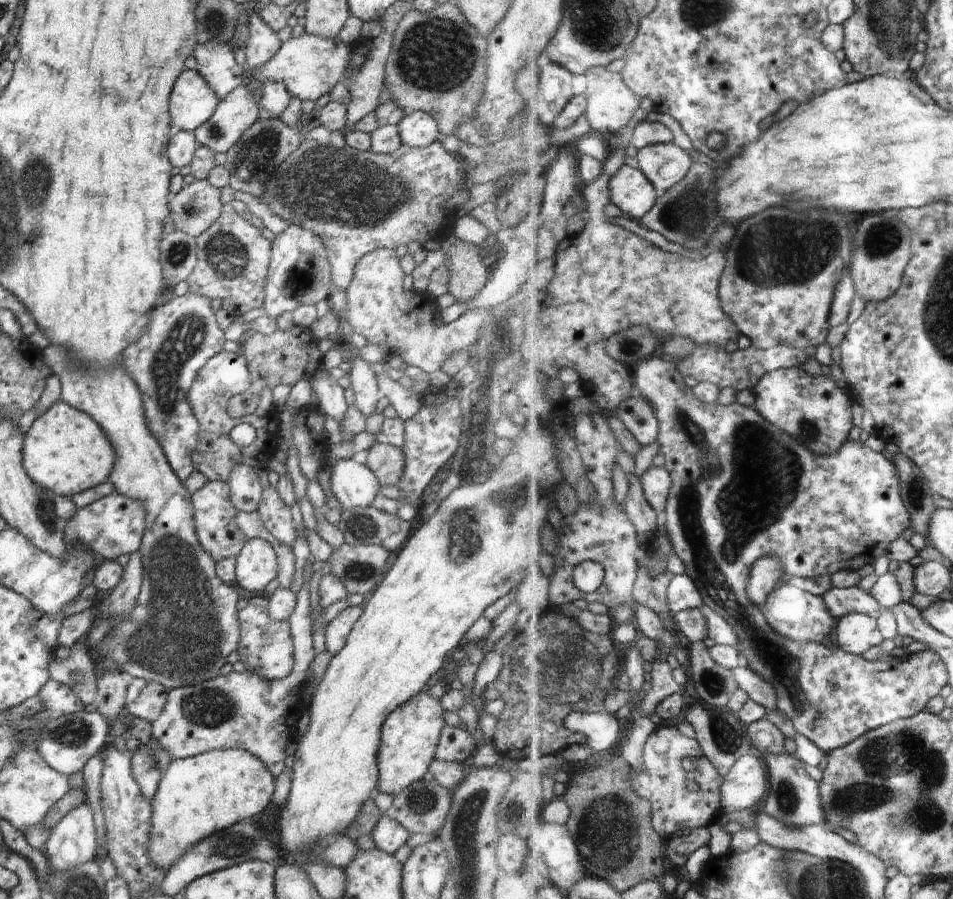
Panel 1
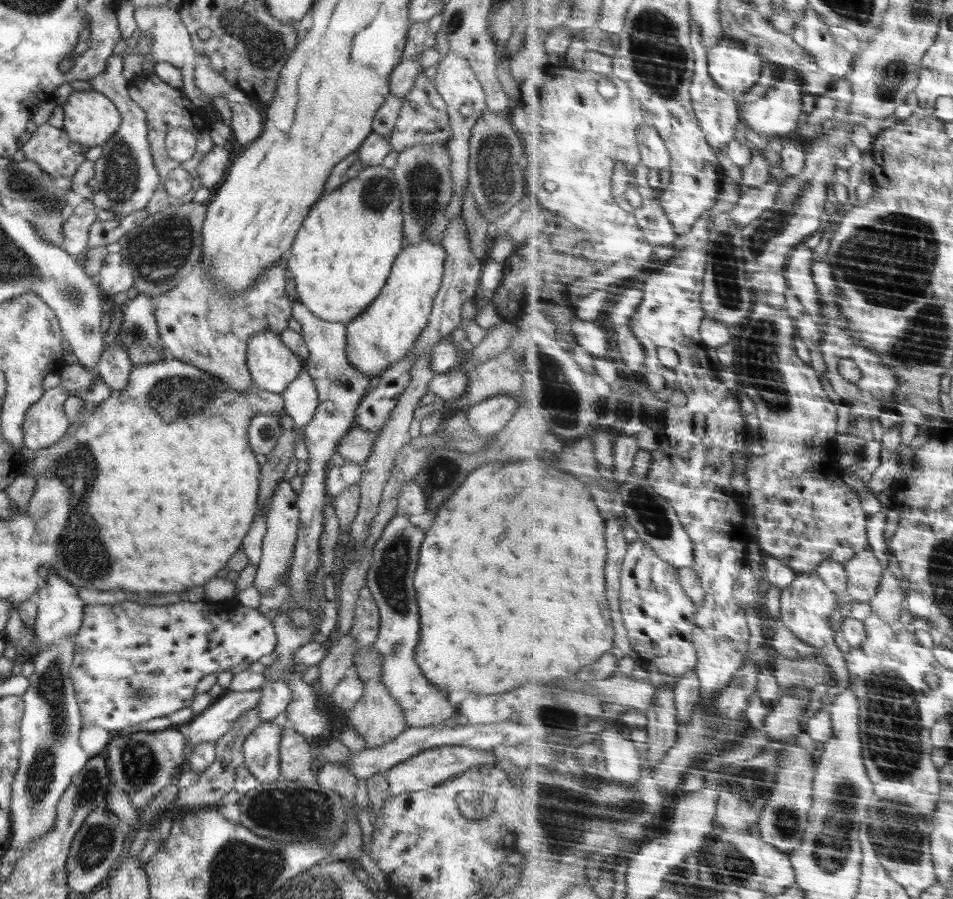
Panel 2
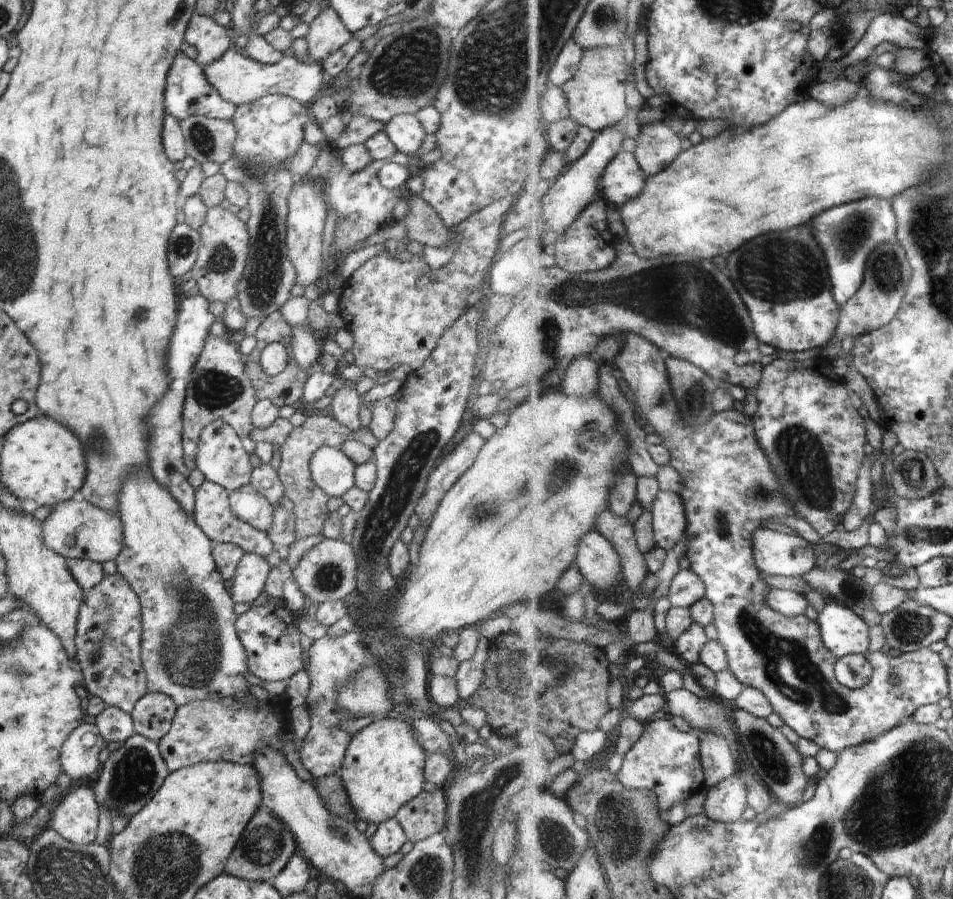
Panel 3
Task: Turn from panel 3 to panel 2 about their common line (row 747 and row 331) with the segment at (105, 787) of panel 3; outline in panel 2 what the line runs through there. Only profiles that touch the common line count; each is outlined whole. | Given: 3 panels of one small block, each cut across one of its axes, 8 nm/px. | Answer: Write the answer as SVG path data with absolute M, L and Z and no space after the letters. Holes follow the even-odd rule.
M143 293L120 306L122 323L117 336L126 345L132 366L162 361L166 356L165 350L162 350L154 306L155 300Z

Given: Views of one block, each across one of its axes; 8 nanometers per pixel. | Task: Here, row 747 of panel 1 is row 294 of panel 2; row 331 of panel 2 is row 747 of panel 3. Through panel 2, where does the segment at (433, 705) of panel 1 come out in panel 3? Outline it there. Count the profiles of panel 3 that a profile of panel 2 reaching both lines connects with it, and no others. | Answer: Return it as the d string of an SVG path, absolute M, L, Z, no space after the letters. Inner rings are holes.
M388 716L376 718L374 722L362 728L350 739L345 750L342 766L336 773L342 779L348 793L350 804L359 820L368 824L380 824L389 818L395 818L396 812L409 800L416 798L427 787L424 778L424 764L428 753L416 742L409 720L392 719Z

